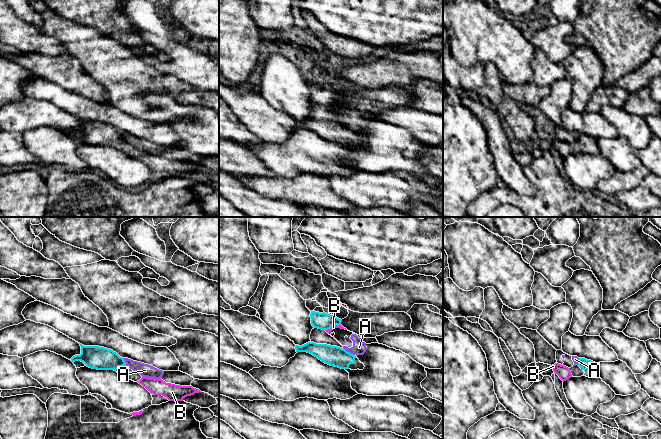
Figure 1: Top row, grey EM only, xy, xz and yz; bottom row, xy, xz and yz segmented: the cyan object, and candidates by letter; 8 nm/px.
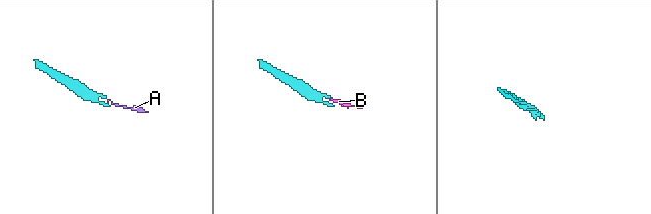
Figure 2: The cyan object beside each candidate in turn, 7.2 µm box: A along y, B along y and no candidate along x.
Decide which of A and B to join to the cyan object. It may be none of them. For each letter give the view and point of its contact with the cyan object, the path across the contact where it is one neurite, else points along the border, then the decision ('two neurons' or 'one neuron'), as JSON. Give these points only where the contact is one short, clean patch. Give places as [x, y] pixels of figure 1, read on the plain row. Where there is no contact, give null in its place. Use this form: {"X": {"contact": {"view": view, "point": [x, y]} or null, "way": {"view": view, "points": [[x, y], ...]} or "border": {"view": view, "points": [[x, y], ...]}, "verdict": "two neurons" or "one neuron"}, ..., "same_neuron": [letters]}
{"A": {"contact": {"view": "xz", "point": [348, 128]}, "border": {"view": "xz", "points": [[343, 124], [353, 131]]}, "verdict": "two neurons"}, "B": {"contact": {"view": "xz", "point": [332, 101]}, "way": {"view": "xz", "points": [[324, 97], [332, 101], [339, 102]]}, "verdict": "one neuron"}, "same_neuron": ["B"]}

